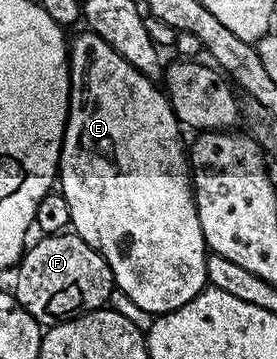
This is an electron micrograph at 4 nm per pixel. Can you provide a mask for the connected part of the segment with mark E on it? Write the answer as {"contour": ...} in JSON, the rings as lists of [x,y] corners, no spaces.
{"contour":[[[91,31],[78,33],[68,45],[68,76],[70,78],[70,92],[68,94],[68,112],[66,128],[62,134],[62,153],[58,156],[58,177],[60,178],[60,192],[64,199],[68,199],[70,208],[70,223],[73,232],[77,233],[84,243],[97,249],[99,255],[108,263],[114,276],[115,286],[128,295],[136,306],[143,308],[153,315],[171,313],[174,309],[184,307],[195,295],[207,288],[206,259],[208,250],[206,240],[200,231],[198,208],[194,202],[192,178],[188,172],[188,153],[182,149],[182,137],[178,134],[180,122],[174,109],[170,106],[170,98],[153,80],[141,73],[132,63],[126,62],[121,55],[113,50],[100,35]]]}

